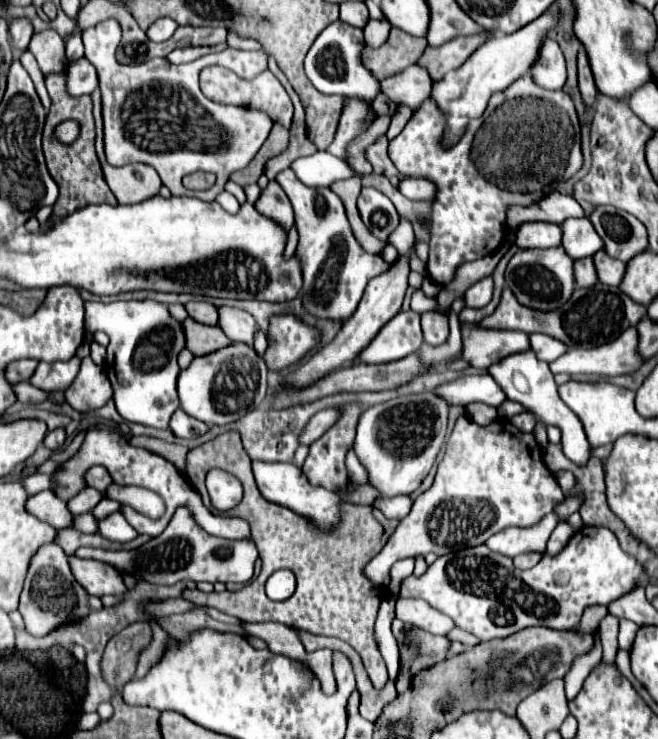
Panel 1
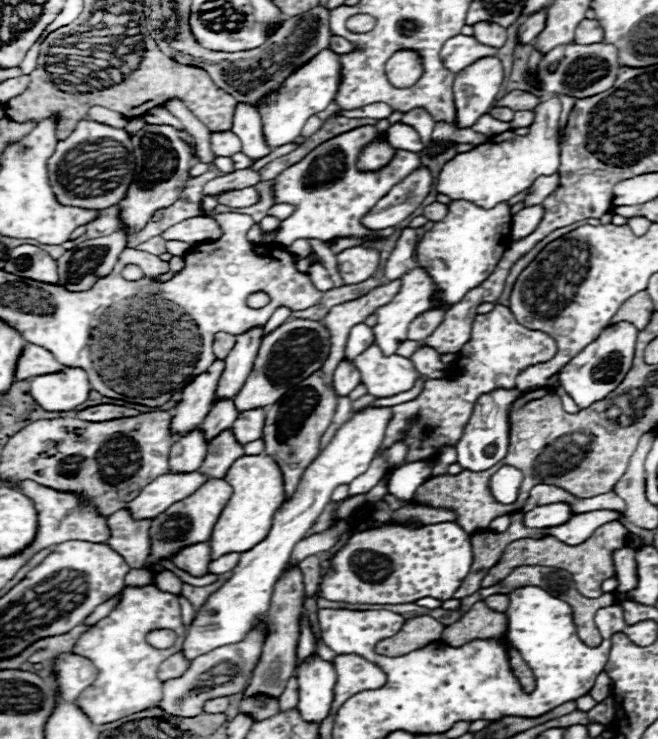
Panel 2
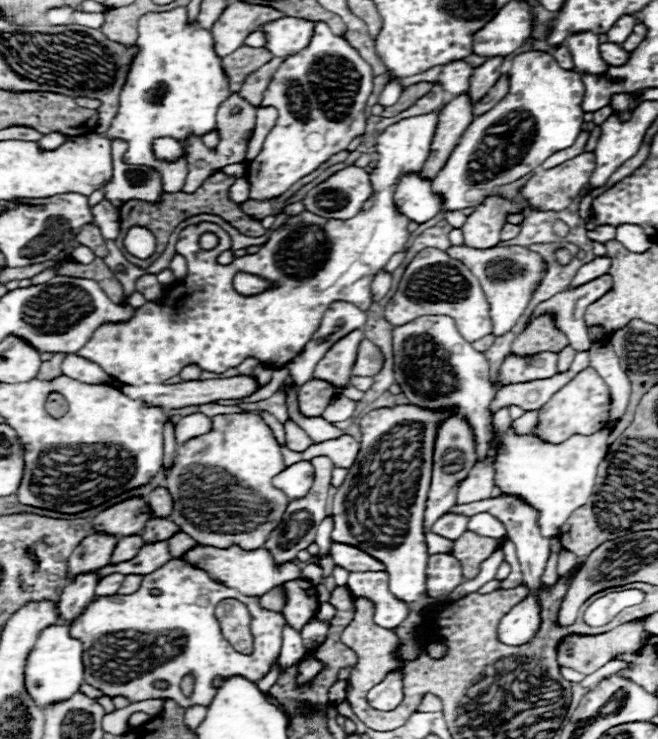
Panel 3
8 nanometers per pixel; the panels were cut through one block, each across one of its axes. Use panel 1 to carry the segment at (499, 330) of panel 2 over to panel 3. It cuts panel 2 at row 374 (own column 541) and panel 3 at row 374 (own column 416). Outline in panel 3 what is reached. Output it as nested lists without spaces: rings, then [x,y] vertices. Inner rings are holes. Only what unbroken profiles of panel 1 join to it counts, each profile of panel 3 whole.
[[[538,352],[530,358],[508,354],[498,370],[496,386],[520,384],[532,380],[544,380],[558,374],[558,354],[556,352]]]

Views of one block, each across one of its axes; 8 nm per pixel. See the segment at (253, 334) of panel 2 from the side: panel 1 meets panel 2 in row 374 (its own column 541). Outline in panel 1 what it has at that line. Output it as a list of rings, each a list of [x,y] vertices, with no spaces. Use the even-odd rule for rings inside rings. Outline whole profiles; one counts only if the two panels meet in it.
[[[526,222],[516,230],[518,248],[550,248],[560,246],[560,226],[544,224],[544,222]]]

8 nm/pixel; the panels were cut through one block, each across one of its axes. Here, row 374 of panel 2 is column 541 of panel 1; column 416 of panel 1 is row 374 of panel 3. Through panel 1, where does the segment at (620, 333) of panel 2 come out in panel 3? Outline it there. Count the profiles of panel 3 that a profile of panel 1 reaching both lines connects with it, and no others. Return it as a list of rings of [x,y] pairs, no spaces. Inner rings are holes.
[[[586,368],[578,372],[566,386],[562,386],[546,406],[540,408],[538,424],[534,428],[534,434],[550,444],[560,444],[566,438],[574,434],[594,434],[602,428],[606,428],[610,416],[610,392],[606,382],[598,376],[594,368]]]

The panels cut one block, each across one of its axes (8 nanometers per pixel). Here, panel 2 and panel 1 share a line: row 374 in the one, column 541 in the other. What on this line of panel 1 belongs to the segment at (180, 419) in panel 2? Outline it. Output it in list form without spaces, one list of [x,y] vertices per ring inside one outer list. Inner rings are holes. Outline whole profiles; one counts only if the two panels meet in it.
[[[552,192],[548,198],[534,202],[532,206],[508,206],[508,226],[516,228],[524,222],[552,222],[562,224],[566,218],[582,218],[580,204],[566,194]]]

